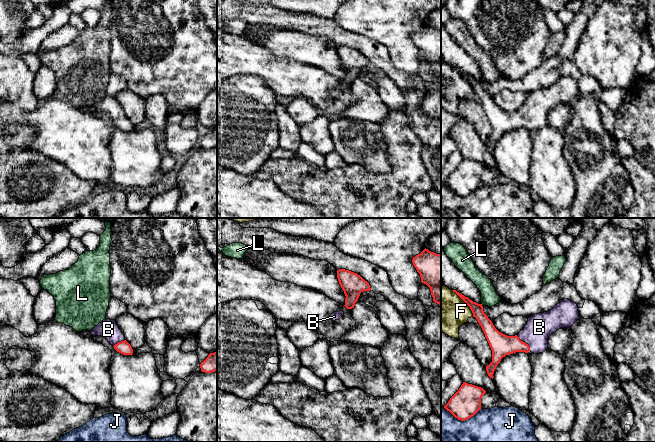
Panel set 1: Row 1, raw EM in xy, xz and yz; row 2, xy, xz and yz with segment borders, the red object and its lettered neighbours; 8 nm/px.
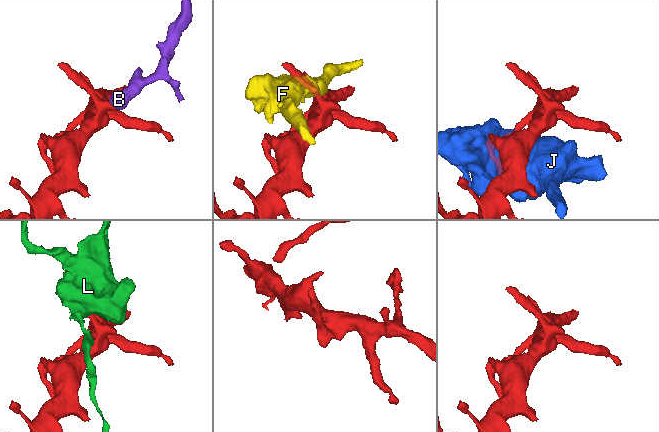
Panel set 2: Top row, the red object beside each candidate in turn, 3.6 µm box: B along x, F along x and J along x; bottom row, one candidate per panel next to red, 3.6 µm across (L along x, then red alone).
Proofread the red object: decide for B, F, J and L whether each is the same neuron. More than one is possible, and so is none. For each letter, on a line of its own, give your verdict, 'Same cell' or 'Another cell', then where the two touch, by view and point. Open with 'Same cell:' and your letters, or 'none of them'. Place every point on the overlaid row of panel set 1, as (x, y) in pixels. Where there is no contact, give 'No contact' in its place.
Same cell: B
B: Same cell. Touches red at yz (524, 342)
F: Another cell. Touches red at yz (465, 302)
J: Another cell. Touches red at yz (462, 420)
L: Another cell. Touches red at yz (481, 305)

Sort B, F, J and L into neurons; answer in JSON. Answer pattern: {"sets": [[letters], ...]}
{"sets": [["B"], ["F"], ["J"], ["L"]]}

